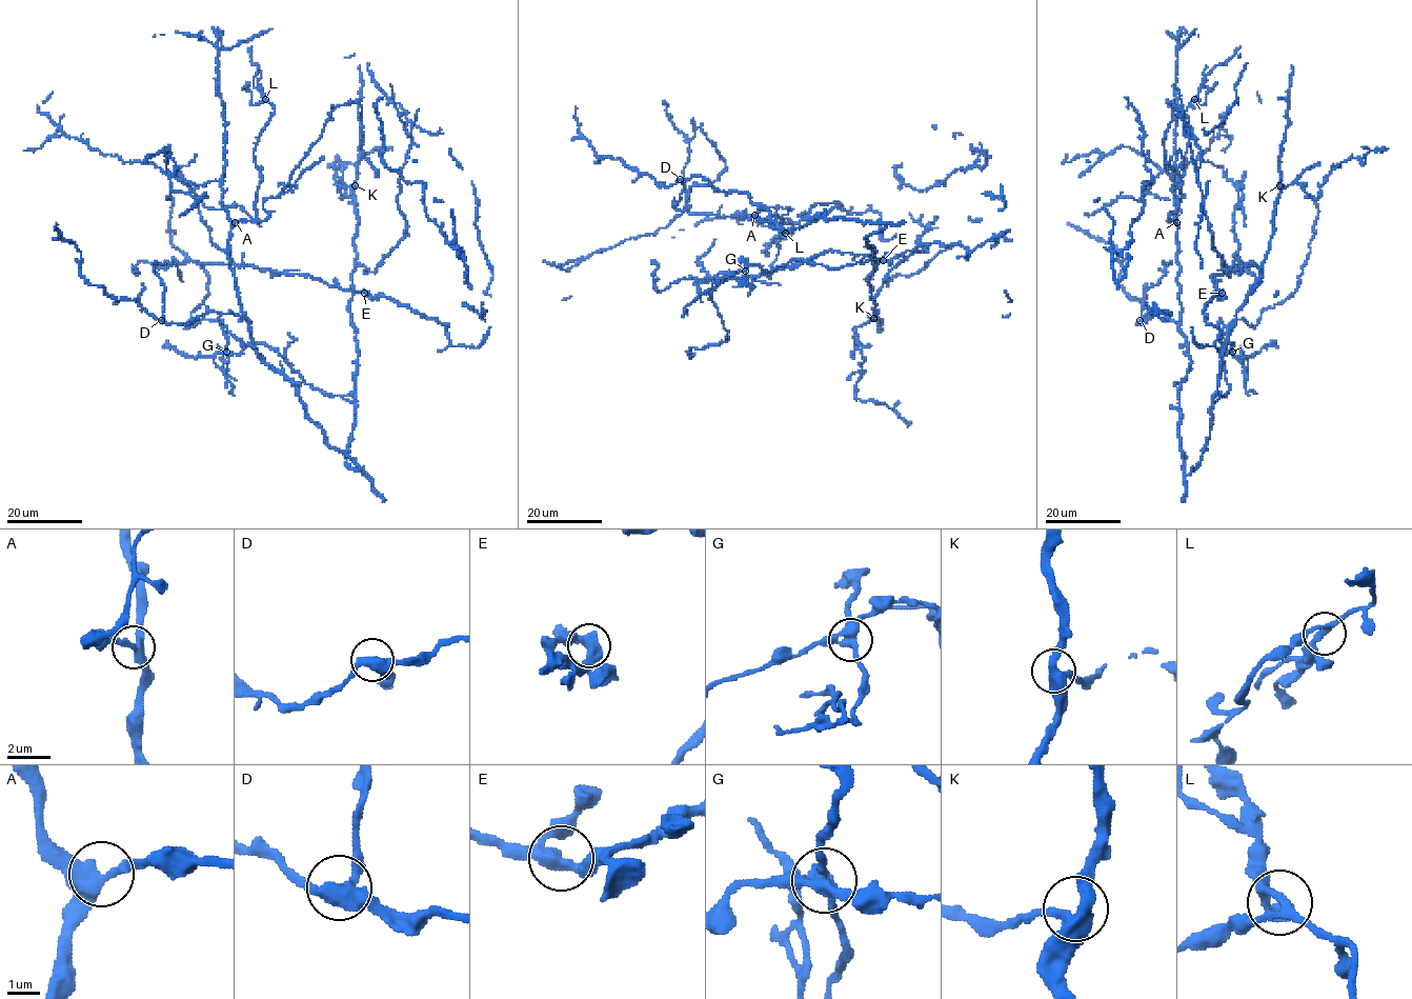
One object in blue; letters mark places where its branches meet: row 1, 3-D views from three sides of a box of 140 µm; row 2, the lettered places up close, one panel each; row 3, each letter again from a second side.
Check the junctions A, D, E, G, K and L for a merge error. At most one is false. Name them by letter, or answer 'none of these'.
G

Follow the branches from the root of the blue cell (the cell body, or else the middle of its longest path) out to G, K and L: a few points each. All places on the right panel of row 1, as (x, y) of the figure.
G: (1215, 393), (1225, 396), (1229, 391), (1219, 351), (1232, 341), (1233, 346), (1225, 354), (1232, 352)
K: (1215, 393), (1221, 354), (1229, 330), (1259, 275), (1269, 247), (1279, 185)
L: (1215, 393), (1206, 447), (1186, 475), (1178, 387), (1190, 356), (1179, 327), (1177, 225), (1168, 221), (1194, 99)

